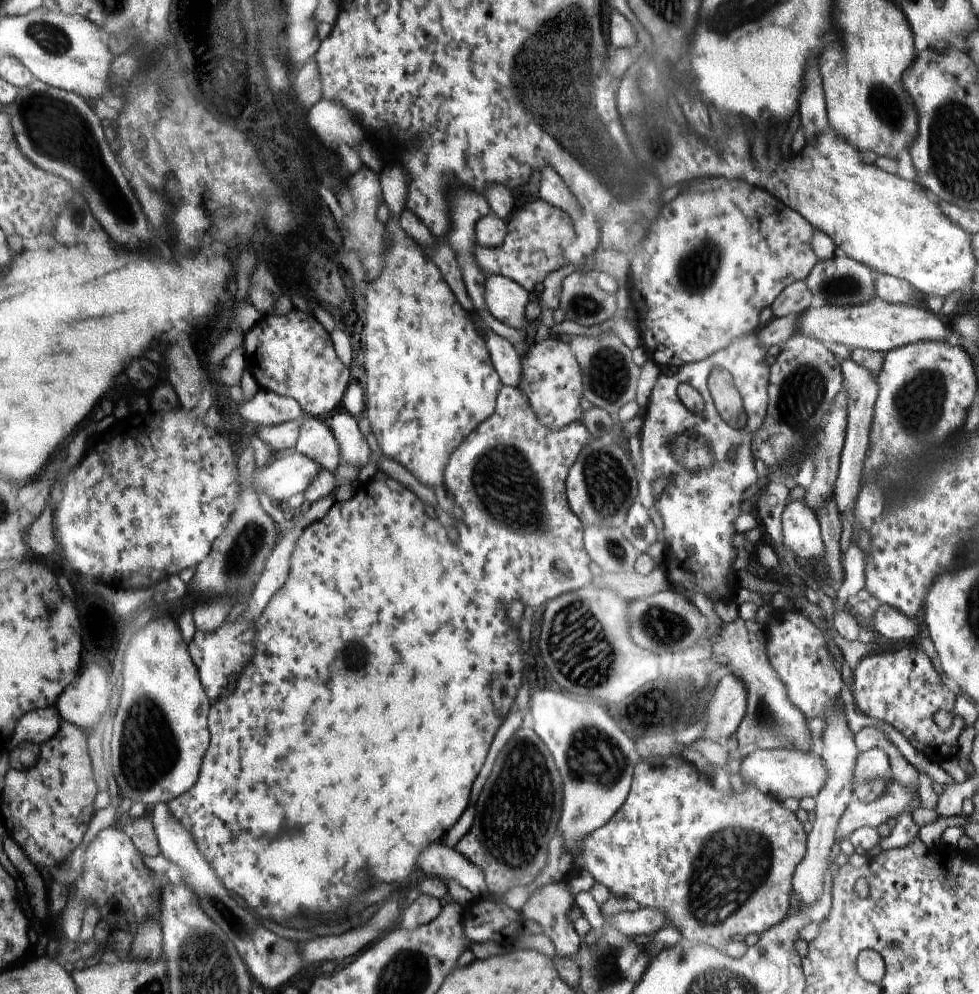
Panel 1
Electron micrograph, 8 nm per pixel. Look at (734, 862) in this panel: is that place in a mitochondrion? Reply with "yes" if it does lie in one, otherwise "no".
yes

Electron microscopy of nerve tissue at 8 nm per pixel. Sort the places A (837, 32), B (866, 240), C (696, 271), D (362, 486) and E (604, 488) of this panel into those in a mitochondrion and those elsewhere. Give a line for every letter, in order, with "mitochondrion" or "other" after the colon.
A: other
B: other
C: mitochondrion
D: other
E: mitochondrion

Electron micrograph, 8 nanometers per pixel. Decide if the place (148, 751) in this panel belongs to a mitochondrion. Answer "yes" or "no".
yes

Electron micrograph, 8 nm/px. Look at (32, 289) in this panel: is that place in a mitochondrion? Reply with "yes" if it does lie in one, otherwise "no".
no

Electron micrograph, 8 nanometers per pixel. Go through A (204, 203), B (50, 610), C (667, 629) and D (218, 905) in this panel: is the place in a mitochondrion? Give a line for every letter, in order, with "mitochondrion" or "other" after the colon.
A: other
B: other
C: mitochondrion
D: mitochondrion

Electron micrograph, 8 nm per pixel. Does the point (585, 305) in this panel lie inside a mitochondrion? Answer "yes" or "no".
yes

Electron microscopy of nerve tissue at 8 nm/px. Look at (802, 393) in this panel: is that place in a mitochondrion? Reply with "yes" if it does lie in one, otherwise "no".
yes

